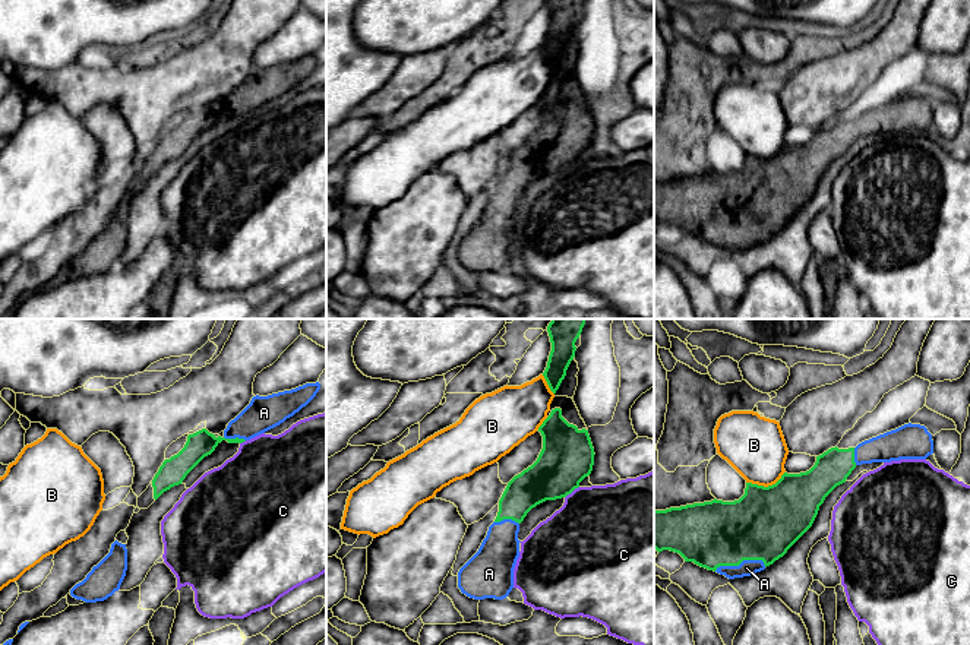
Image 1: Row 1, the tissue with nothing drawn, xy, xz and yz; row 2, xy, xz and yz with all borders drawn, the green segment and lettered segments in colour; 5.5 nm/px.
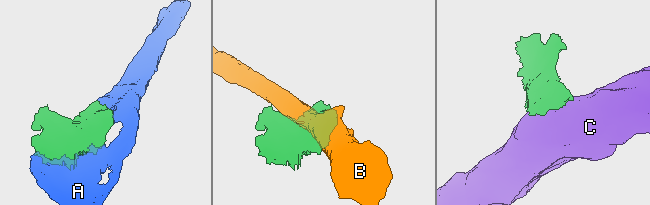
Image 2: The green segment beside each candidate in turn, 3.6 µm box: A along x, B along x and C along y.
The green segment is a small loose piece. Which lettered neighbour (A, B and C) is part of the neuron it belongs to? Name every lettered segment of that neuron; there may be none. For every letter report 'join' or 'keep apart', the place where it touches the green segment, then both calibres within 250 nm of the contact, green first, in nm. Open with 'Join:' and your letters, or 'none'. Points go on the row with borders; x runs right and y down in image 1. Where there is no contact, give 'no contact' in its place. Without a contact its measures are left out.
Join: A
A: join; meets green in yz at (739, 563); 380 nm thick on the green side, 90 nm on the other
B: keep apart; meets green in yz at (765, 487); 380 nm thick on the green side, 320 nm on the other
C: keep apart; meets green in xz at (571, 492); 300 nm thick on the green side, 460 nm on the other

